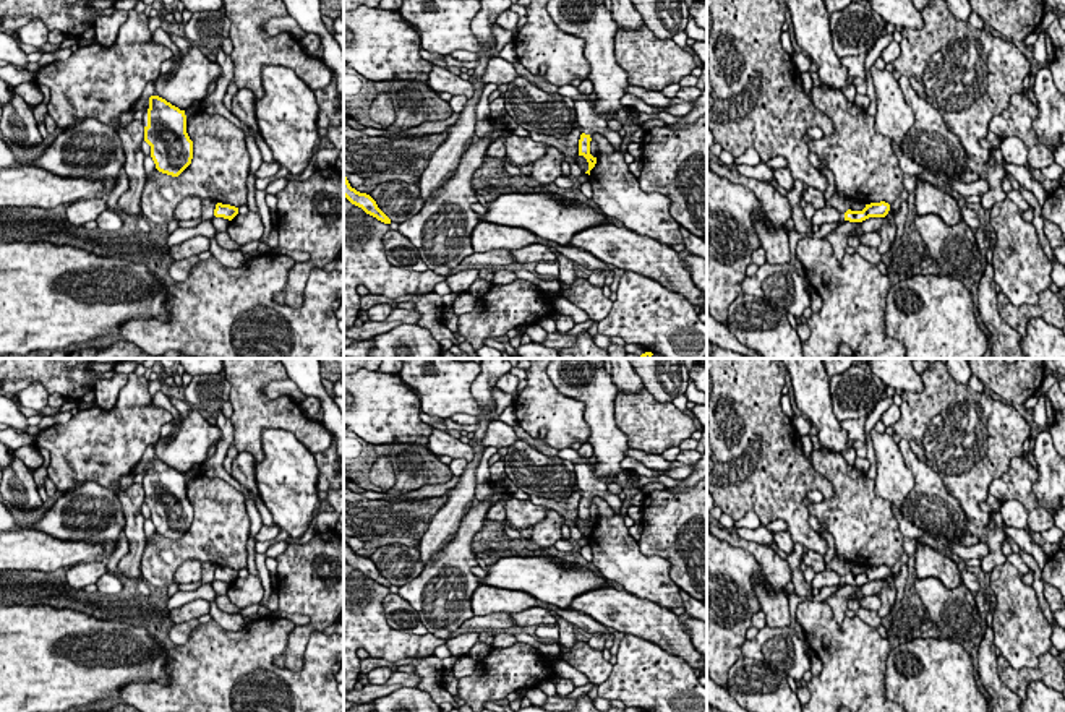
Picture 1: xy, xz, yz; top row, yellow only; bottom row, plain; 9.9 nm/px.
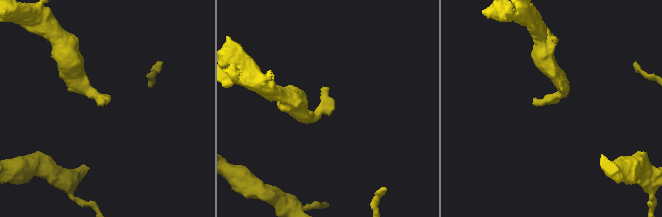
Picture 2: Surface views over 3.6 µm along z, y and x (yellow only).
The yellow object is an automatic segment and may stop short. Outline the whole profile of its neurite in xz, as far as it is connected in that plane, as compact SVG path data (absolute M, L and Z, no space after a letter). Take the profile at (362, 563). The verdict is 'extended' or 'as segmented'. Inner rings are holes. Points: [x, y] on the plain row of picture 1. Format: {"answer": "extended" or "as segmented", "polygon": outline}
{"answer": "as segmented", "polygon": "M344 535L344 560L355 569L361 571L366 577L376 581L384 587L391 587L391 582L378 571L376 564L366 558L360 556L350 550L345 535Z"}

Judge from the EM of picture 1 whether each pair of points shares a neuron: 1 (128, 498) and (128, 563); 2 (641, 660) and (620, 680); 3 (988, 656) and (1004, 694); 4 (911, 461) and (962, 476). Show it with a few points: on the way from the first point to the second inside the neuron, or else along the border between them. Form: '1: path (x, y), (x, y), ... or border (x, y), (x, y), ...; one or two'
1: path (133, 514), (135, 547); one
2: path (636, 665), (624, 677); one
3: path (988, 665), (988, 675), (994, 685); one
4: border (902, 438), (952, 495); two

